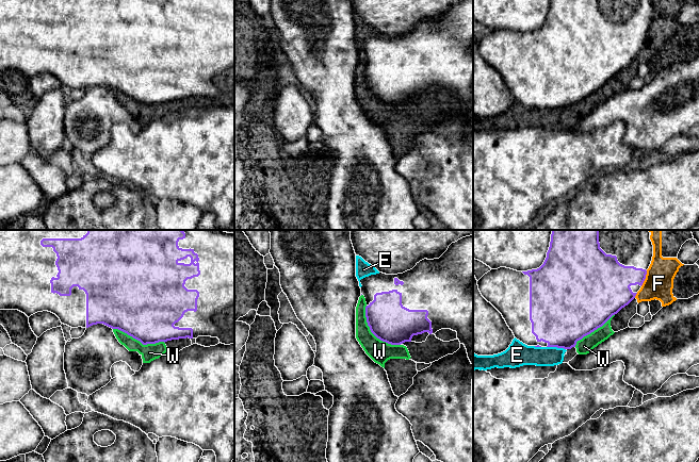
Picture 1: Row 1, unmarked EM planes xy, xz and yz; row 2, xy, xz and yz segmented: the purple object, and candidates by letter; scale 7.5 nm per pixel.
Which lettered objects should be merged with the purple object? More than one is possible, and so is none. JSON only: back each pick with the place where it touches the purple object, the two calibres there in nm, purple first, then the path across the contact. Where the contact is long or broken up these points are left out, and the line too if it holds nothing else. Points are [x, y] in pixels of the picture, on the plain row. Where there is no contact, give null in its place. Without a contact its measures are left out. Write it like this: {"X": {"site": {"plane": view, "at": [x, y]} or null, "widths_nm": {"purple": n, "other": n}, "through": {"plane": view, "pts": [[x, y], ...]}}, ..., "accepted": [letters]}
{"accepted": []}

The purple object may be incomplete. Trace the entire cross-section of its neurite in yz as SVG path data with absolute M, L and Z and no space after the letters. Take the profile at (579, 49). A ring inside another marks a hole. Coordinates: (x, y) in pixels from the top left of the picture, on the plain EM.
M551 0L543 26L527 33L491 31L478 43L482 57L503 78L515 99L527 108L571 111L628 67L640 51L653 18L650 0Z

